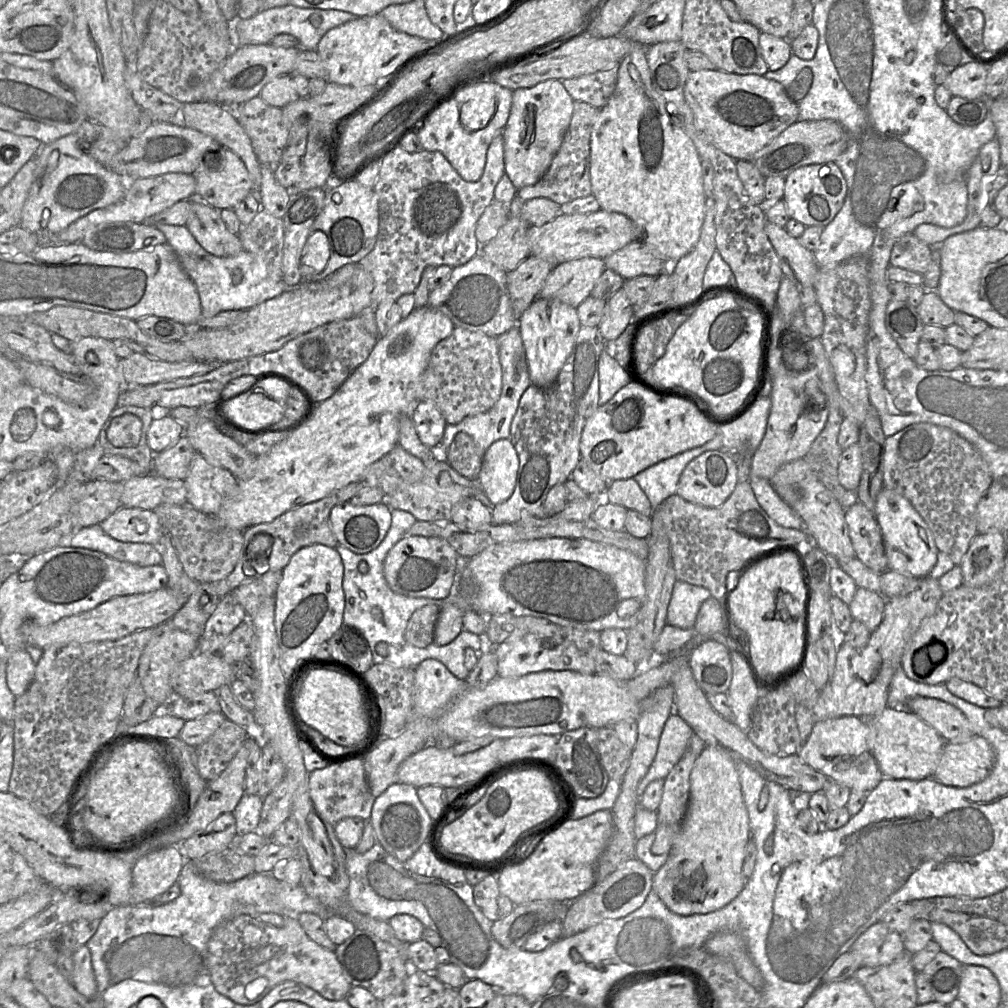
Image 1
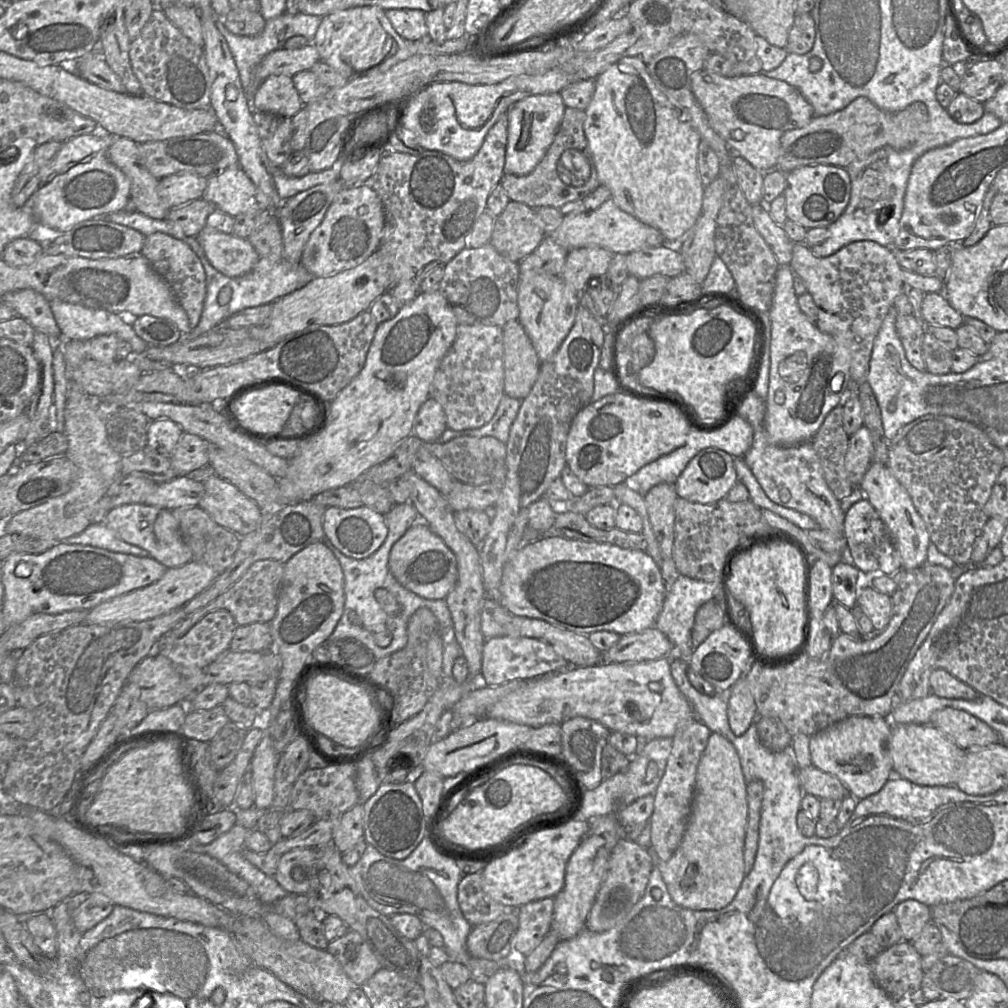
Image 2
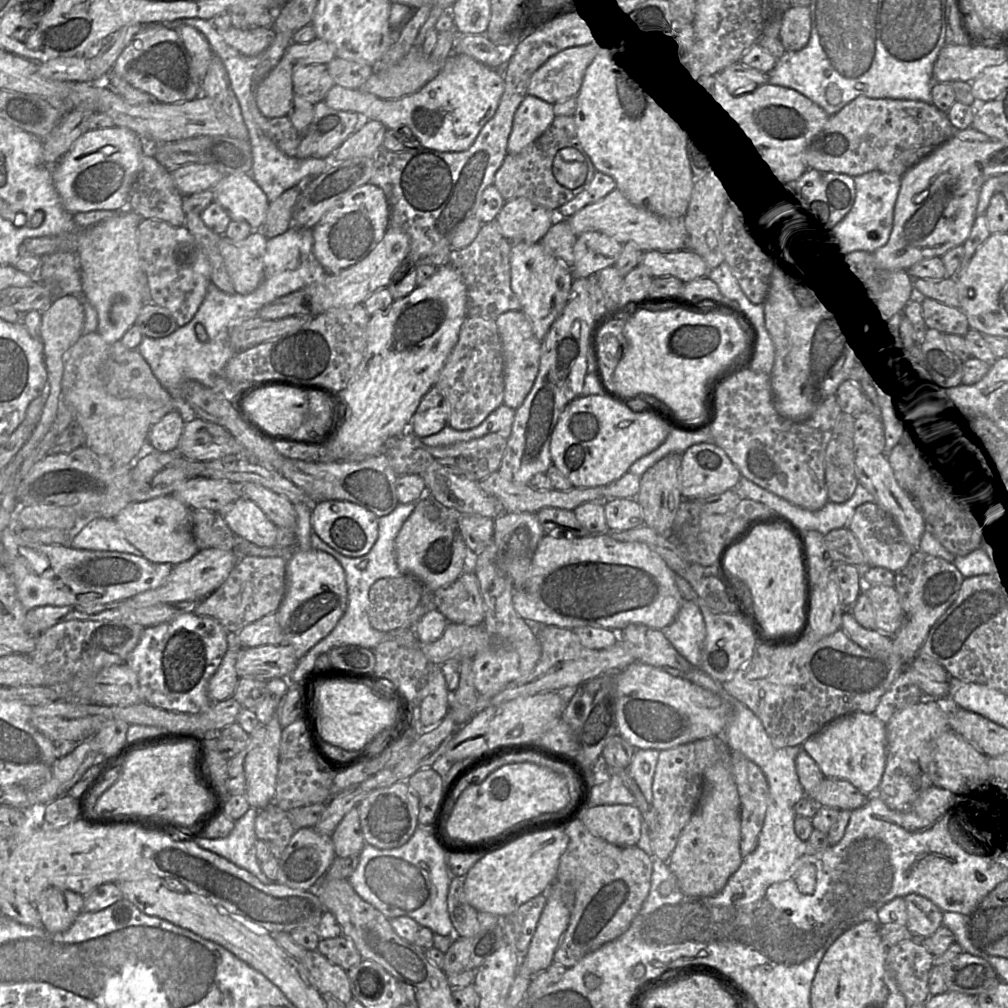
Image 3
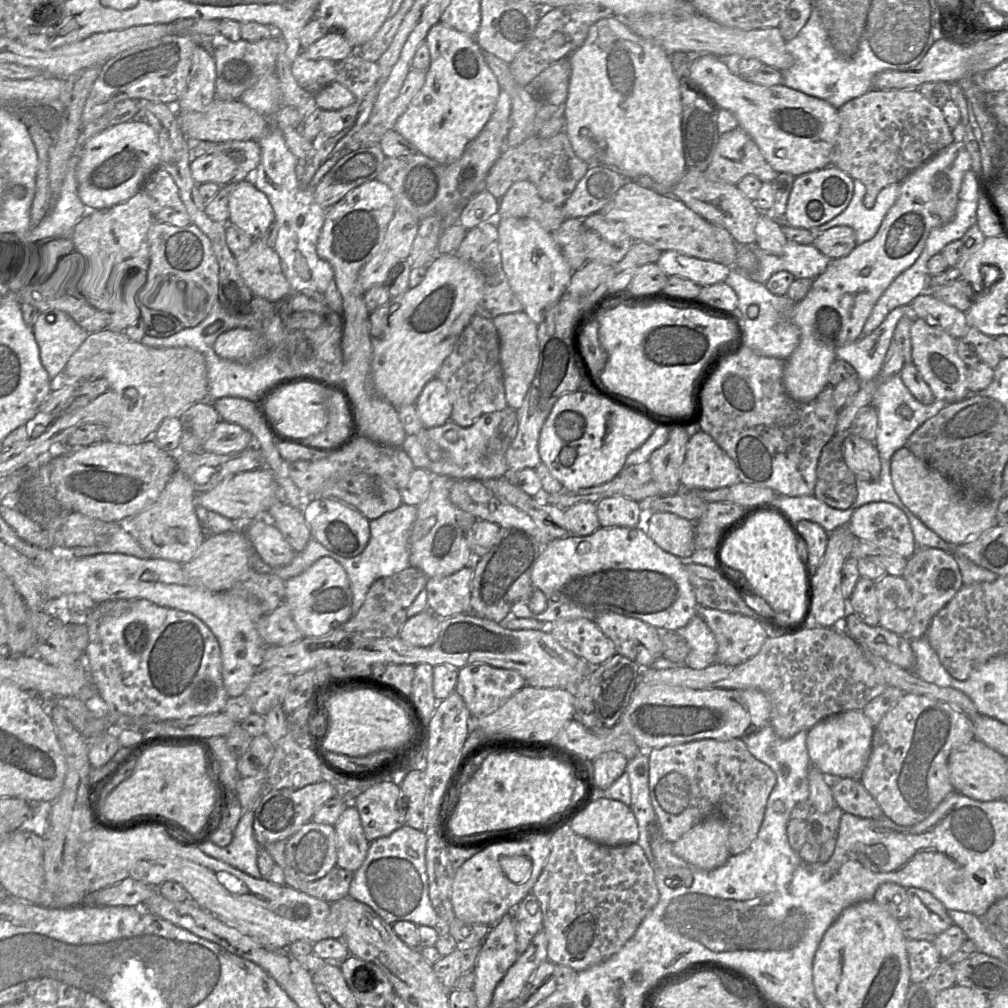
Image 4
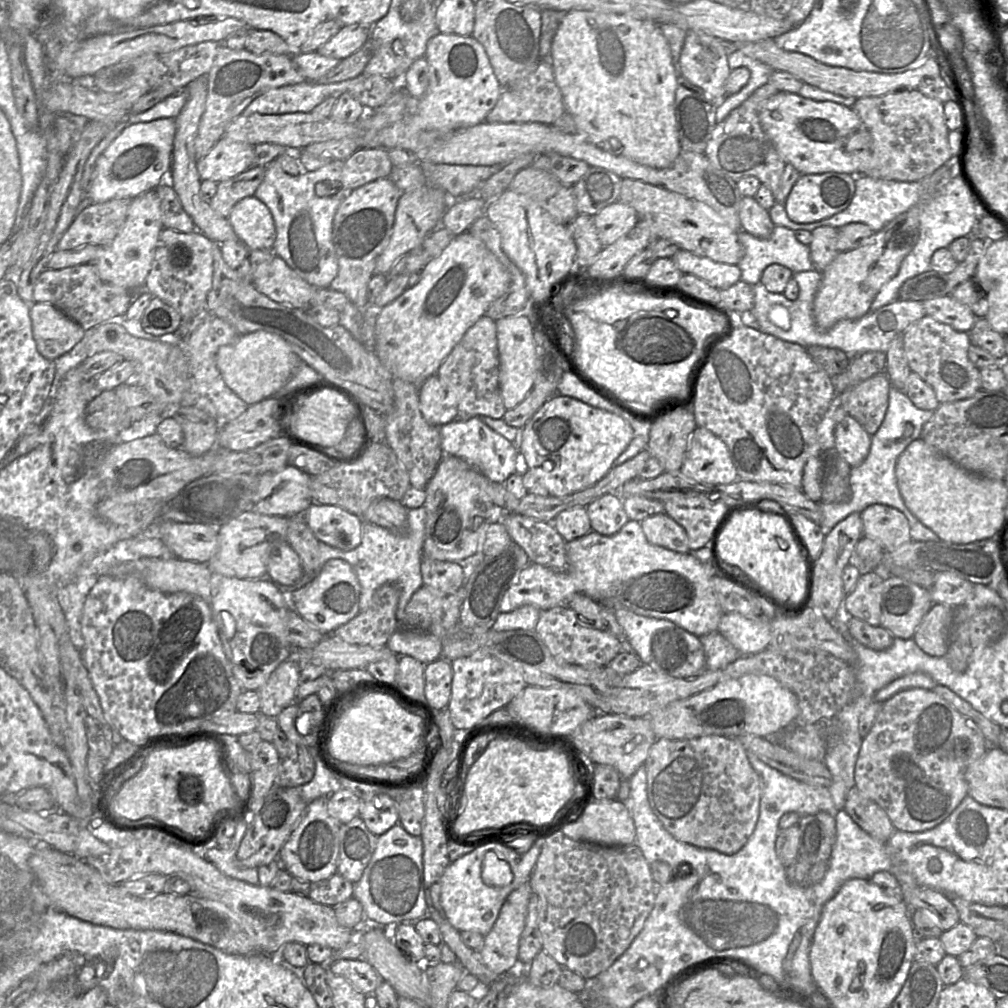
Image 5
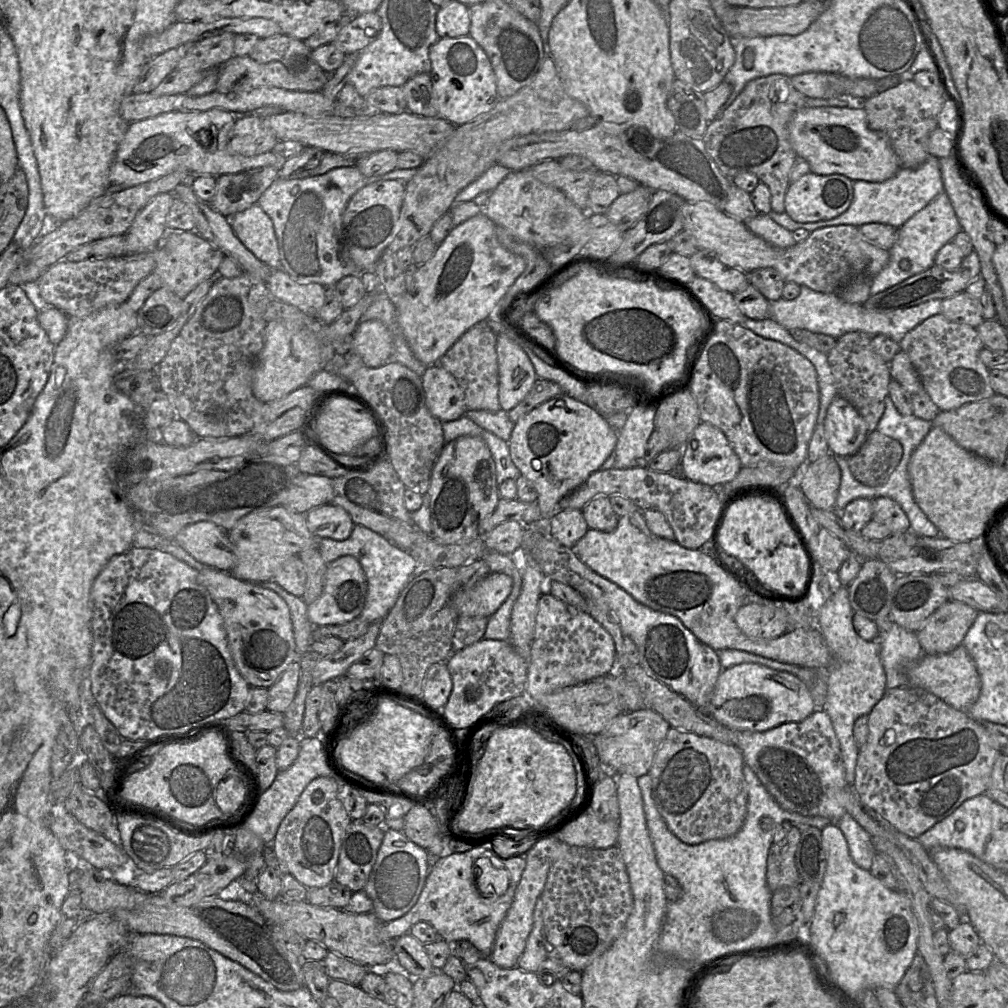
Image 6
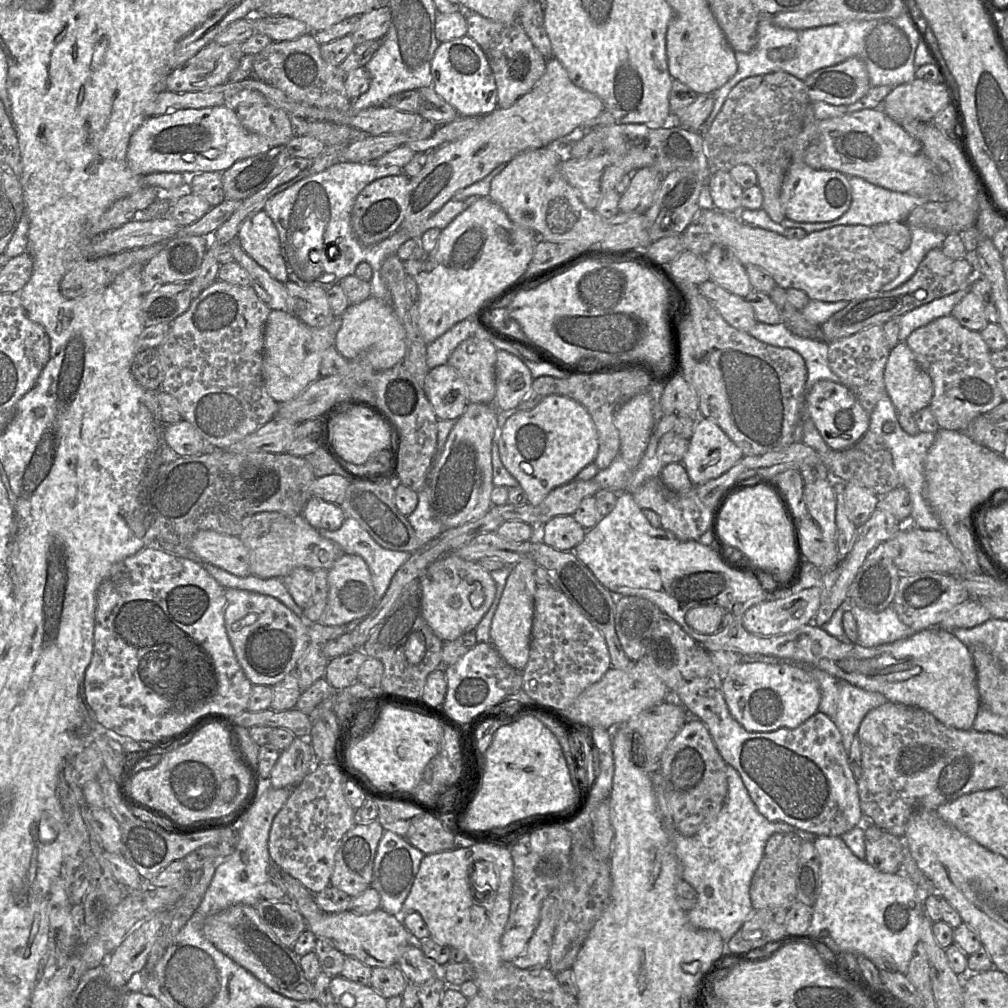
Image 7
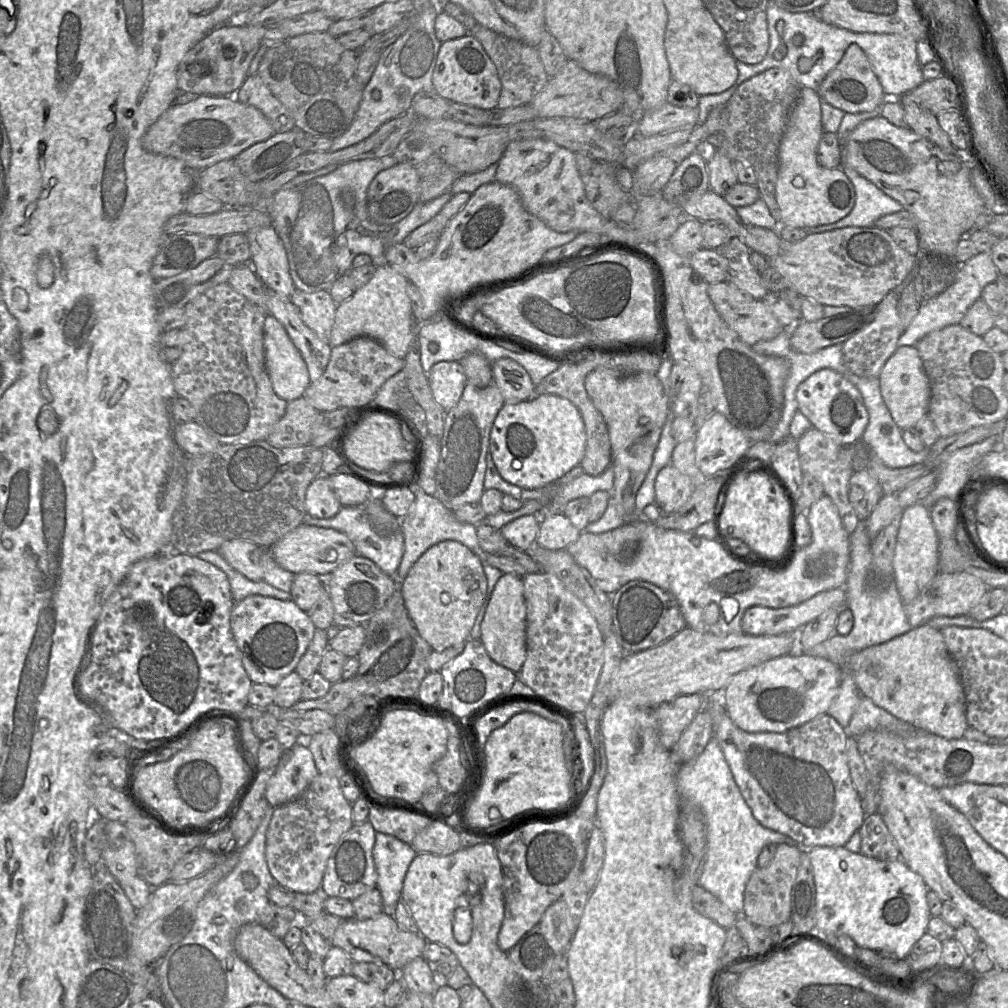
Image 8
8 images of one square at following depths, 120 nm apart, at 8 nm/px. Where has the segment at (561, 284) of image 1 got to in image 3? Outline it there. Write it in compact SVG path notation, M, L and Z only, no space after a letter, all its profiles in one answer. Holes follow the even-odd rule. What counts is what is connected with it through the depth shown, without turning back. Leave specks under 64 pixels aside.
M585 232L578 236L574 245L574 266L571 272L575 278L588 278L597 272L614 266L622 252L623 244L600 232Z

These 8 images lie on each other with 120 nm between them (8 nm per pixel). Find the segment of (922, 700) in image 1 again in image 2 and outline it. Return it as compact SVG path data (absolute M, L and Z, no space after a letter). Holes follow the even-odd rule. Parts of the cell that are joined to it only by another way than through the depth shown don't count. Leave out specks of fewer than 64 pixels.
M953 707L935 711L930 724L965 751L1002 743L998 733L989 725L970 713Z

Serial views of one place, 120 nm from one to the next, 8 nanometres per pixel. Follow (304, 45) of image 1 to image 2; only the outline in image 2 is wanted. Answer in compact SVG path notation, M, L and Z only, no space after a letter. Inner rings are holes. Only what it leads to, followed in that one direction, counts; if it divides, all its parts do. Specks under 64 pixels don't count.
M283 12L279 16L267 20L261 33L255 36L240 36L229 32L225 28L224 22L222 23L222 18L217 20L217 27L227 41L239 71L239 78L243 92L250 104L252 104L253 97L260 85L259 81L257 81L254 76L254 70L259 62L270 52L282 48L284 43L293 36L303 36L312 43L321 21L321 16L305 14L302 12L296 14Z

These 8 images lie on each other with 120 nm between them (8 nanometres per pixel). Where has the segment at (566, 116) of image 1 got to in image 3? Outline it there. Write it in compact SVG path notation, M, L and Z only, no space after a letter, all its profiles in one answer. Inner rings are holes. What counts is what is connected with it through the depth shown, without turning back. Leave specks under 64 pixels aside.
M527 95L514 114L507 154L520 153L549 128L554 118L552 104Z

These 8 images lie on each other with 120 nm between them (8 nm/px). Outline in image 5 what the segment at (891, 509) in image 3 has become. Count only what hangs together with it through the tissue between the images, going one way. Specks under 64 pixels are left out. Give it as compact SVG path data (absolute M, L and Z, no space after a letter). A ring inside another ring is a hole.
M846 415L834 430L834 451L850 467L861 465L867 458L871 435L850 415Z

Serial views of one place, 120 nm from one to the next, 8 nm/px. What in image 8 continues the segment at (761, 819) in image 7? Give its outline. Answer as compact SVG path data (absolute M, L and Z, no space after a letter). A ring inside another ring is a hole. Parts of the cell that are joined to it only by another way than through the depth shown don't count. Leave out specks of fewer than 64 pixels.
M714 736L701 754L679 765L678 782L682 806L691 813L701 814L706 827L707 852L698 885L742 916L746 884L757 868L757 859L763 847L771 843L796 843L784 834L763 827L753 817Z

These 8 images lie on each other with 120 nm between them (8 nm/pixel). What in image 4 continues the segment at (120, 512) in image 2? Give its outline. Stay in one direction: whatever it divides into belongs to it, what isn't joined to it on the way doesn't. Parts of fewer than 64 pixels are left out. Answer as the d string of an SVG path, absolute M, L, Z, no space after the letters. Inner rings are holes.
M176 469L156 502L124 524L150 558L171 560L183 565L196 555L208 536L195 509L196 493L184 473Z

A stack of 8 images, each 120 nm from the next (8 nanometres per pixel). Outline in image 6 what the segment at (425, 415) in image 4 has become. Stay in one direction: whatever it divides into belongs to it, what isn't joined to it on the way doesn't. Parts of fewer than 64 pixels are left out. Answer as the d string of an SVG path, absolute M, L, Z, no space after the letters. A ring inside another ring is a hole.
M437 363L427 366L421 379L426 406L432 416L448 422L465 415L464 391L450 372Z

